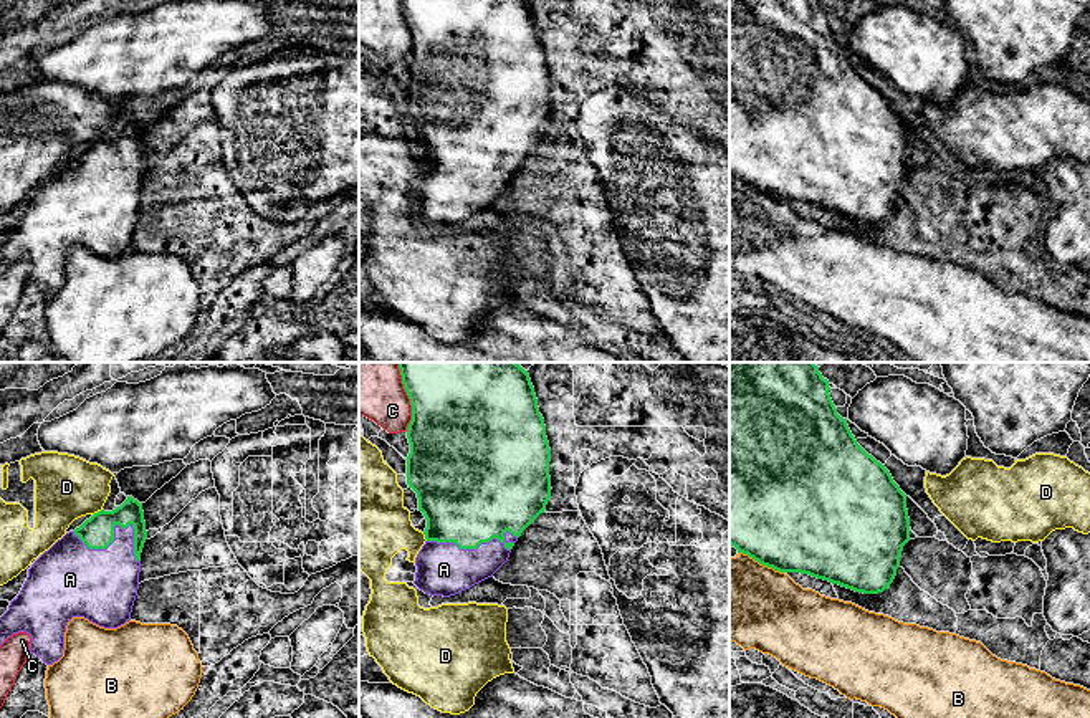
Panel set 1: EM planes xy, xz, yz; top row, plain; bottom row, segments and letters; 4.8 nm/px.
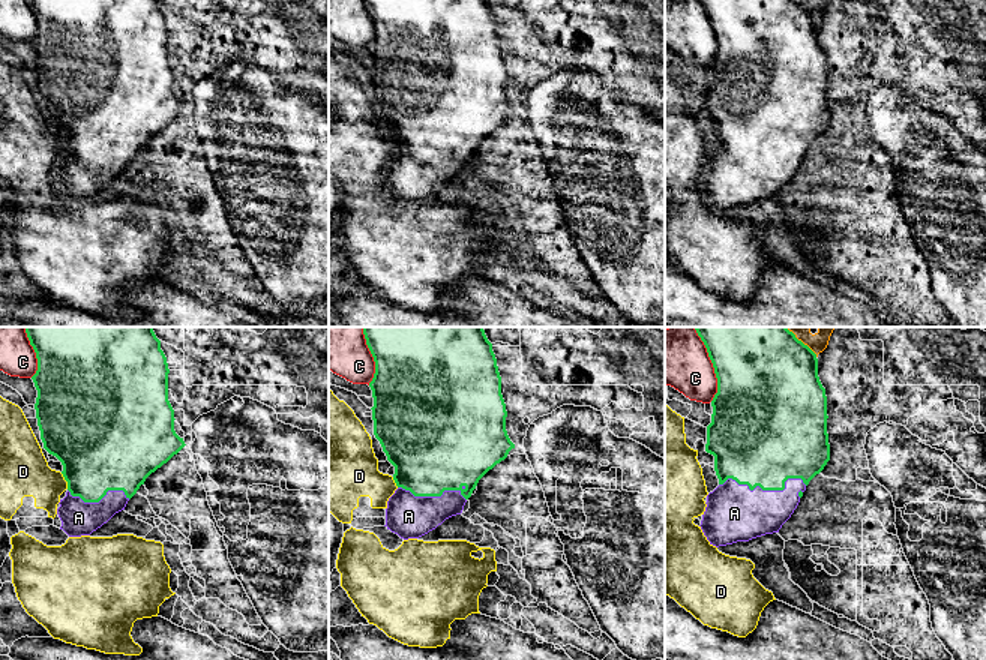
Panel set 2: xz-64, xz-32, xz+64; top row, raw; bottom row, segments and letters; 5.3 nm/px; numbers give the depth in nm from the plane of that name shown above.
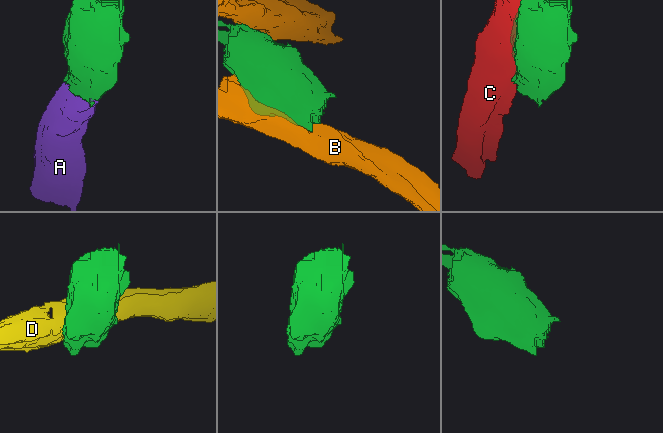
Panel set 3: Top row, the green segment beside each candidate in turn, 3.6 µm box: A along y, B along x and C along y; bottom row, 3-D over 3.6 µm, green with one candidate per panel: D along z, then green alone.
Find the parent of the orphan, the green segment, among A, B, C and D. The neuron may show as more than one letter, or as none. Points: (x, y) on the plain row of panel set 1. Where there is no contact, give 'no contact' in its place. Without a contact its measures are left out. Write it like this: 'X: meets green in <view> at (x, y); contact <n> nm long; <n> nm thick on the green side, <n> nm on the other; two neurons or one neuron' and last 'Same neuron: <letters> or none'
A: meets green in xz at (473, 177); contact 440 nm long; 460 nm thick on the green side, 260 nm on the other; one neuron
B: meets green in yz at (761, 192); contact 240 nm long; 500 nm thick on the green side, 400 nm on the other; two neurons
C: meets green in xz at (411, 30); contact 300 nm long; 460 nm thick on the green side, 240 nm on the other; two neurons
D: meets green in xy at (98, 141); contact 60 nm long; 160 nm thick on the green side, 320 nm on the other; two neurons
Same neuron: A

